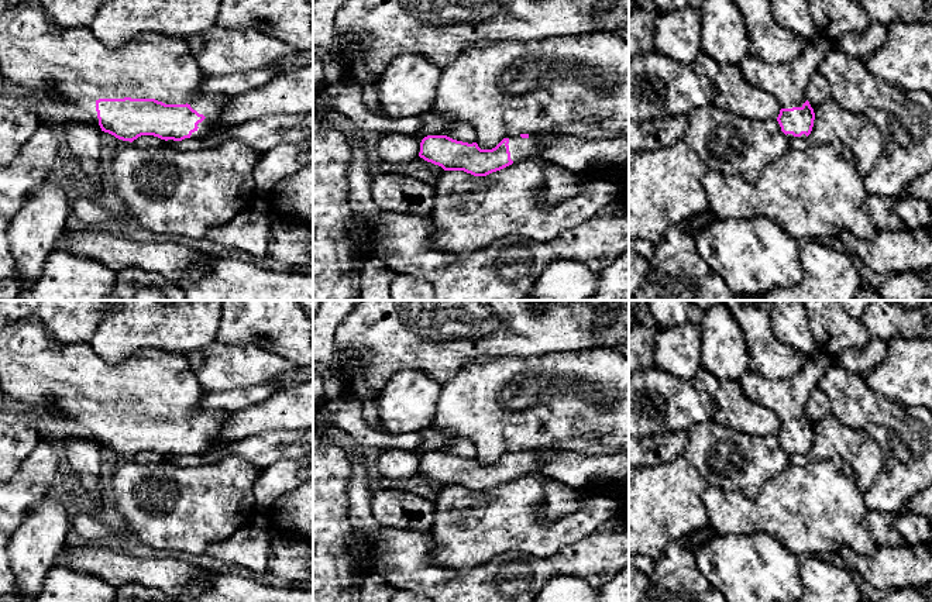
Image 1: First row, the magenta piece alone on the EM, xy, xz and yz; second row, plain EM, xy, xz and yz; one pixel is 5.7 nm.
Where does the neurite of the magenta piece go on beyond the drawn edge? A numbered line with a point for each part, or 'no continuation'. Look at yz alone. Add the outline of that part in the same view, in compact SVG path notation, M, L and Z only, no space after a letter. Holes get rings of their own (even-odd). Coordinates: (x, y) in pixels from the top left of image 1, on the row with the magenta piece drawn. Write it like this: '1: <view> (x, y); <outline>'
1: yz (787, 82); M818 35L808 41L802 54L792 62L767 63L749 54L740 61L739 68L744 80L773 94L781 109L802 107L807 102L807 86L832 48L829 39Z

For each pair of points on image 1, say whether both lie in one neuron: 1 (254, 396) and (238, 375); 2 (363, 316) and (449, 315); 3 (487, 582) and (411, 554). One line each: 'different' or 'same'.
1: different
2: same
3: same

